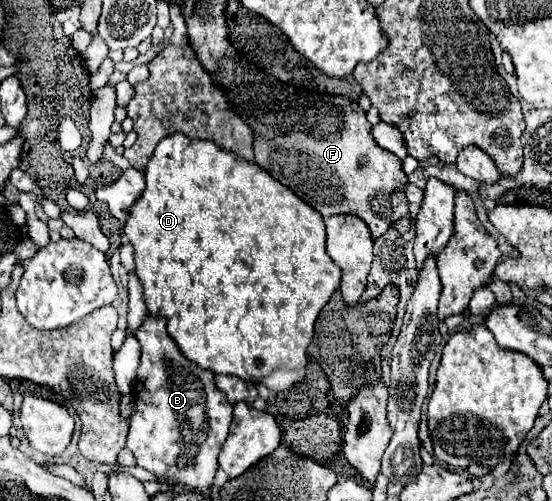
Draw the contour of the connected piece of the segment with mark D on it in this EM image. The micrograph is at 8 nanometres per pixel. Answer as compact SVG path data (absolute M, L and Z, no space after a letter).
M179 132L175 136L163 138L157 144L145 172L147 172L147 188L133 202L129 218L123 224L123 230L129 244L135 250L135 264L137 264L135 272L143 284L143 296L149 314L165 316L167 330L173 336L173 340L179 344L181 352L205 370L211 370L215 374L233 374L253 384L265 382L265 386L273 392L289 390L293 384L301 382L305 378L307 346L313 338L315 320L321 308L329 302L333 292L339 288L339 280L341 280L341 270L333 264L333 260L325 252L325 222L319 216L319 212L315 212L293 190L283 186L279 180L275 180L271 174L267 174L267 170L263 170L255 162L241 160L239 154L227 152L211 140L191 140L189 136L183 136Z

